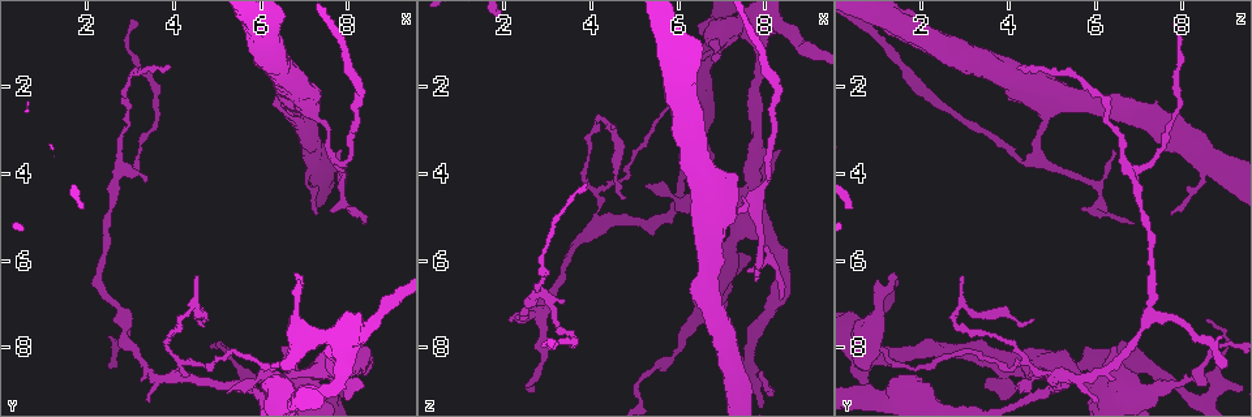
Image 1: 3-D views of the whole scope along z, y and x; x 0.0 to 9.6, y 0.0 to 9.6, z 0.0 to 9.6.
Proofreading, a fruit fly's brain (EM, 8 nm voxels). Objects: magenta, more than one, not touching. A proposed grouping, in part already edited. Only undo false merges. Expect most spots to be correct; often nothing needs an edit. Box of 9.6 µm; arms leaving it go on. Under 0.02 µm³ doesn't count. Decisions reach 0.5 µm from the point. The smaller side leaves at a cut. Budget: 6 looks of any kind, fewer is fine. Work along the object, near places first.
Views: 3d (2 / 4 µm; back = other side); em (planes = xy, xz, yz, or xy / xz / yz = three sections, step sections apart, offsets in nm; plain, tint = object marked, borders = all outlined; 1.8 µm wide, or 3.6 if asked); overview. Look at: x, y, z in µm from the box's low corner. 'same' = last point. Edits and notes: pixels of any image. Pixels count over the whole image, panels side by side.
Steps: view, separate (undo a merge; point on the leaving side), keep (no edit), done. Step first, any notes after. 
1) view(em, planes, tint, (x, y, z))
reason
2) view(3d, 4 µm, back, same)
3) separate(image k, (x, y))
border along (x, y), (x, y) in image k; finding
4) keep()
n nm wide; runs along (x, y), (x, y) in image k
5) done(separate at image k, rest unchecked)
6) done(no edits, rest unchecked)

view(3d, 2 µm, (7.70, 8.20, 3.85))
sudden change in width

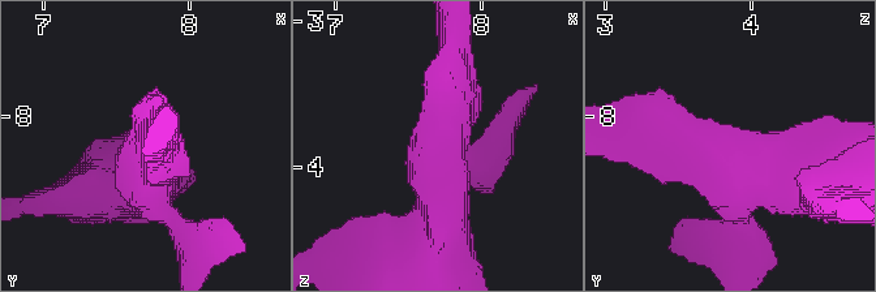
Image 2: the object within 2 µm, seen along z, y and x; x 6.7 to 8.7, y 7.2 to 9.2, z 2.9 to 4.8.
view(em, planes, tint, (7.70, 8.30, 3.92))
3 arms; arms of 220, 280, 500 nm; need the tissue

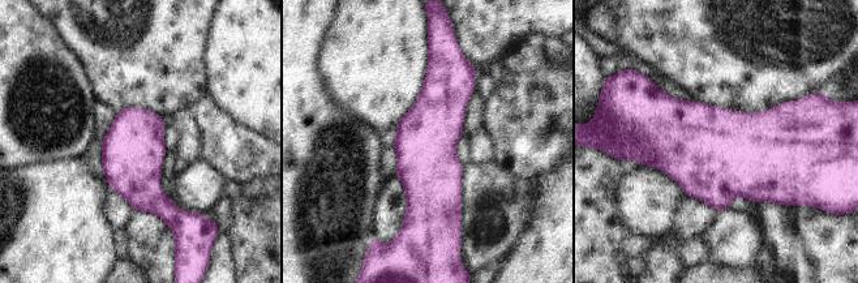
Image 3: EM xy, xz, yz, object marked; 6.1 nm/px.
keep()
runs along (434, 65), (429, 202), (421, 222) in image 3; continuous, no second neuron

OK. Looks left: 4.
view(em, 3.6 µm, planes, tint, (6.80, 7.65, 0.85))
sudden change in width

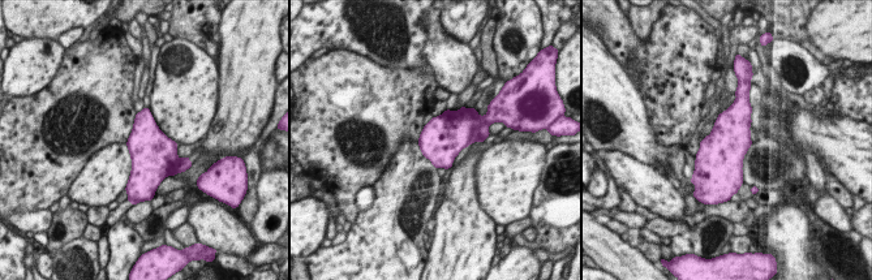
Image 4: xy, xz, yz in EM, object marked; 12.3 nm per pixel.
keep()
continuous, no second neuron

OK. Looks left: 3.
view(em, yz, step 16, tint, (2.80, 3.95, 6.75))
three arms meet

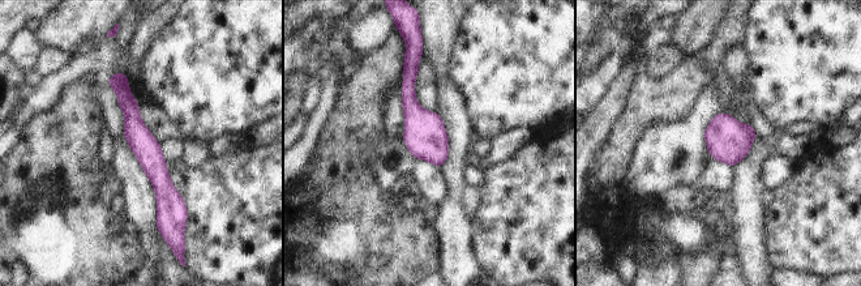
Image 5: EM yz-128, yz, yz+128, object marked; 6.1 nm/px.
view(em, planes, borders, same)

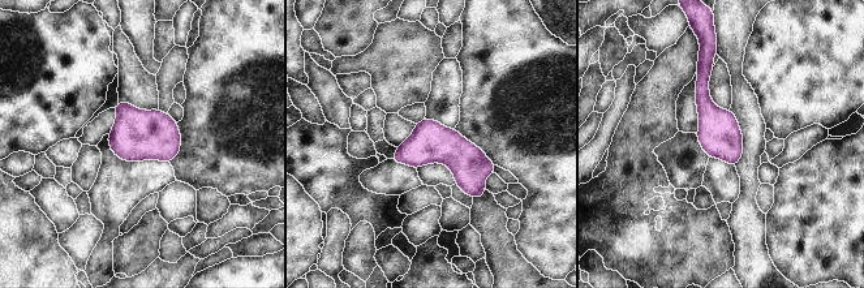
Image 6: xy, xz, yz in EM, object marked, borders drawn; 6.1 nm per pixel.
keep()
continuous, no second neuron

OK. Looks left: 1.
done(no edits, rest unchecked)

